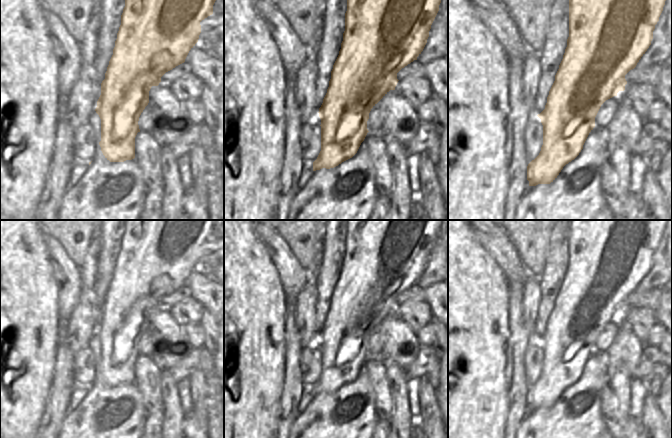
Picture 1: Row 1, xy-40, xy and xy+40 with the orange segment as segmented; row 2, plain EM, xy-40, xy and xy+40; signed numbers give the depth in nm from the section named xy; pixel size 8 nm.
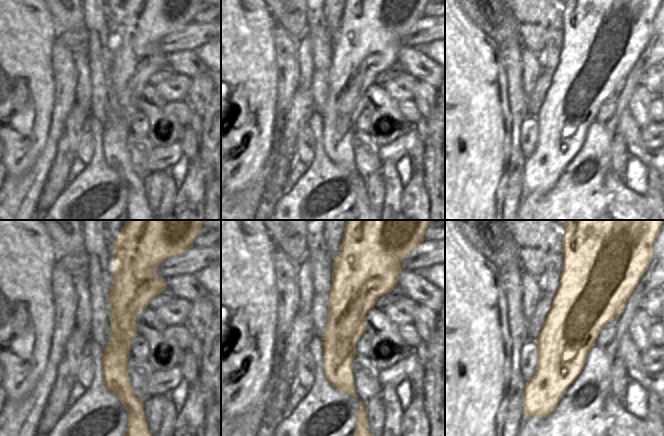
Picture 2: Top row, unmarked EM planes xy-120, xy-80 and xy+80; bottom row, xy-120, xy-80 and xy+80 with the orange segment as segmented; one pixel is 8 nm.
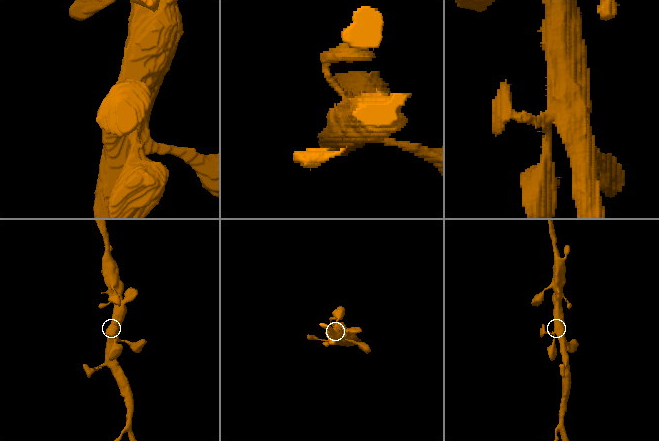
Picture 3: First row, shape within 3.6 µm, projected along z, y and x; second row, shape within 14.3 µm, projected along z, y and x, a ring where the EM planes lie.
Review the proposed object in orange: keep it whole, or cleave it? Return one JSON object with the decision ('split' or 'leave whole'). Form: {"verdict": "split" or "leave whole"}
{"verdict": "leave whole"}

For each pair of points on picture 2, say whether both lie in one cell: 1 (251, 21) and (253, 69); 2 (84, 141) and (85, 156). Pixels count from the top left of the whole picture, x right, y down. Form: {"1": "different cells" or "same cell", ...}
{"1": "same cell", "2": "same cell"}

